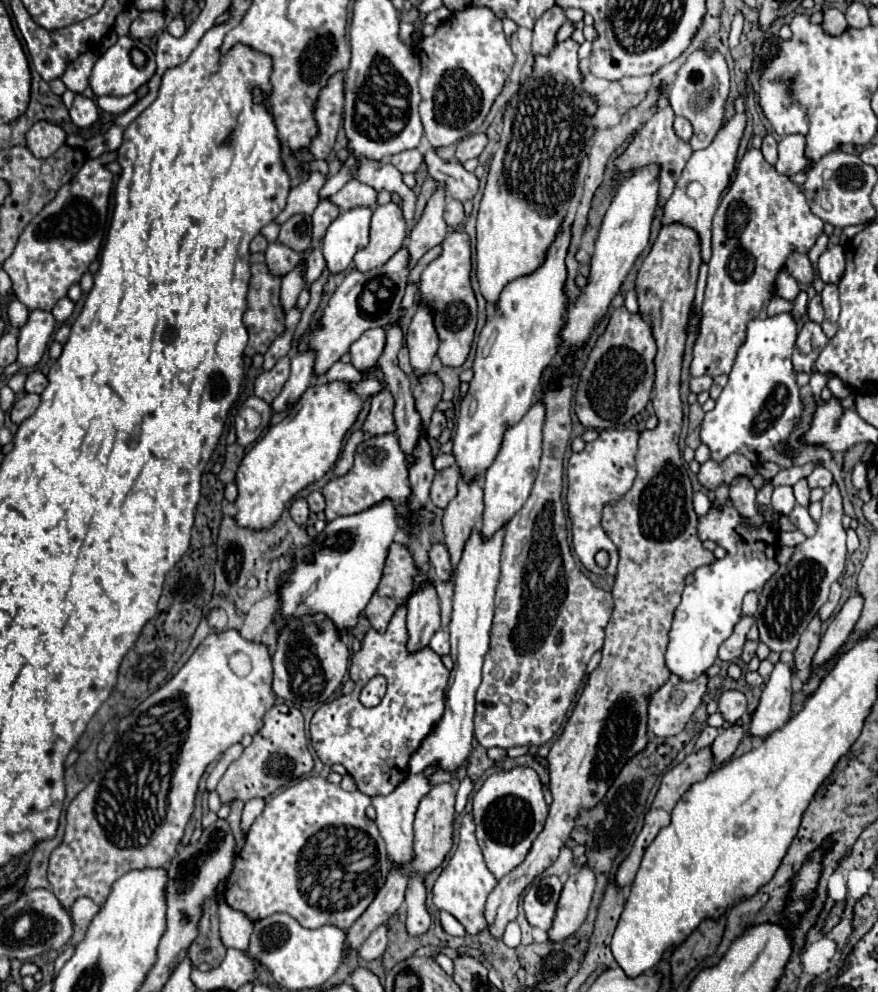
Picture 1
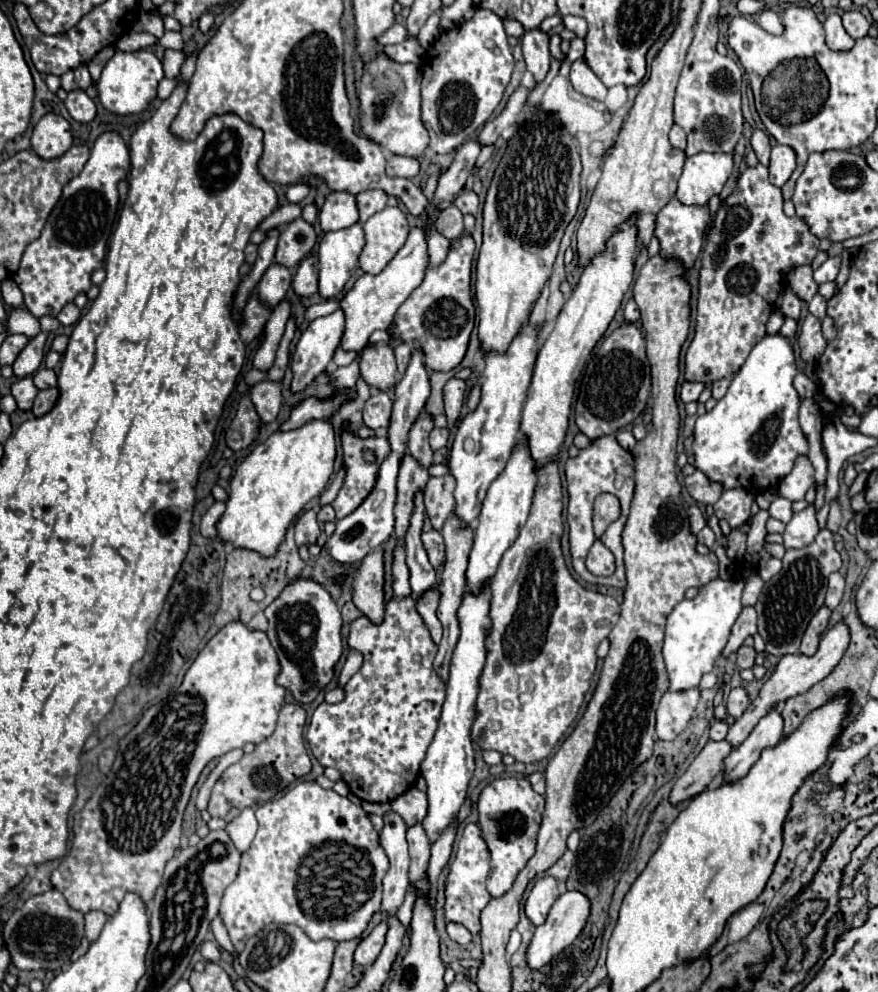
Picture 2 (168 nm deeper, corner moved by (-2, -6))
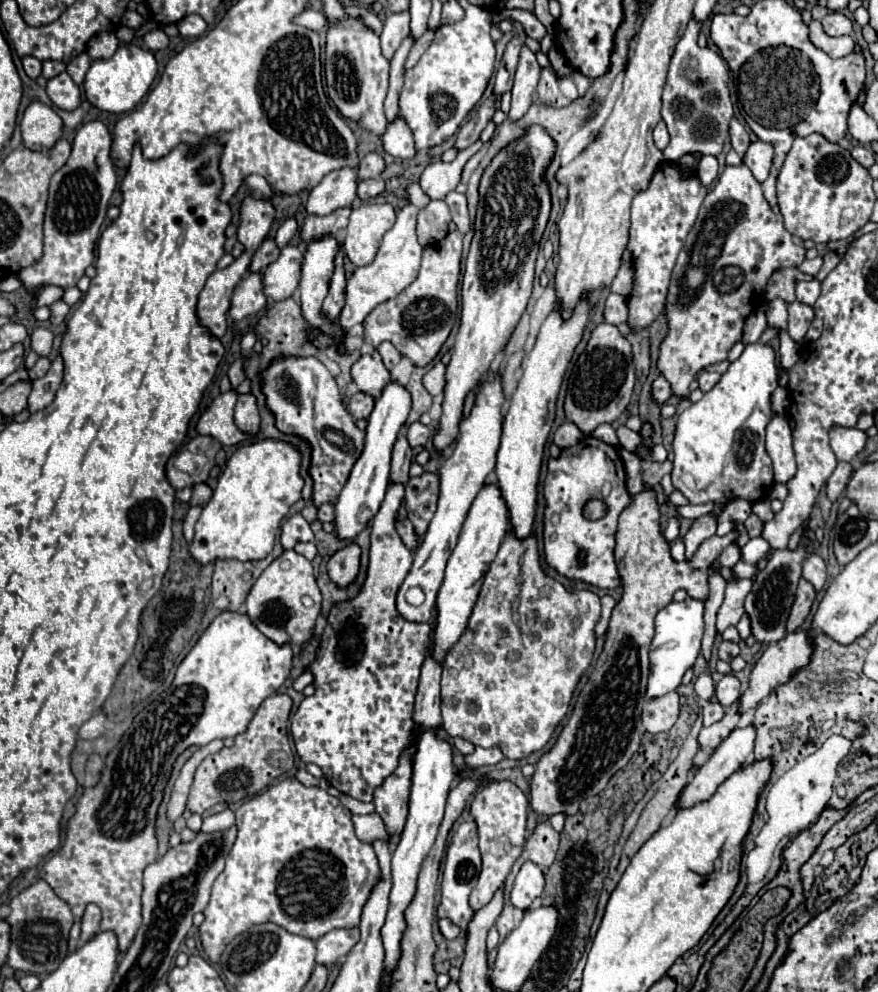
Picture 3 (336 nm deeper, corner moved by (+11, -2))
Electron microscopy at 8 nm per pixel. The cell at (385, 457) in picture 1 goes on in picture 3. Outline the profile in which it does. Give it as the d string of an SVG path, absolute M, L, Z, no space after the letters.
M278 358L262 378L266 406L276 416L278 430L284 434L298 434L312 444L310 474L314 478L314 504L334 504L354 462L364 450L364 432L356 428L352 416L344 410L334 376L318 358Z

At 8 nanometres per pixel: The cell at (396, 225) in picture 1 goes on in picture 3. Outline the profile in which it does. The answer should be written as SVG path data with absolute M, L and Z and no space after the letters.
M360 204L352 210L346 228L344 250L354 266L374 260L382 236L394 226L396 212L390 204Z

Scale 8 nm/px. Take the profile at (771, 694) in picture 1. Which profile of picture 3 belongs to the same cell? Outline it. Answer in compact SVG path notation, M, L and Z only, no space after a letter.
M754 726L732 730L730 736L708 758L708 762L702 768L698 768L694 780L684 788L678 806L690 808L698 802L708 800L728 776L732 776L740 766L752 760L754 740L756 740Z

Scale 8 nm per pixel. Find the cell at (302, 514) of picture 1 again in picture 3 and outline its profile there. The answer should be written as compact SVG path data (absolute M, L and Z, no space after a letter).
M294 514L282 524L280 542L284 550L294 548L298 542L312 542L312 540L314 540L314 534L310 530L310 524L302 518L302 514Z

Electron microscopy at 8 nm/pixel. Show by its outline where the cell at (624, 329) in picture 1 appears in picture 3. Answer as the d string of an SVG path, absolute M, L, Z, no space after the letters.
M602 322L592 330L586 350L580 354L568 380L564 412L584 436L590 436L600 424L614 422L628 406L634 388L634 364L630 342L614 324Z

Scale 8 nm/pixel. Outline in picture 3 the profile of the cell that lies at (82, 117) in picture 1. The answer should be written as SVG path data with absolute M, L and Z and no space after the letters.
M62 72L56 78L48 80L46 92L48 92L50 100L62 110L76 110L82 102L78 86L72 82L72 78L66 72Z

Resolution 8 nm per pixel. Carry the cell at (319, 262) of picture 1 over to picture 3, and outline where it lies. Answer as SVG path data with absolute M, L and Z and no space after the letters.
M288 244L282 248L280 258L262 272L266 296L270 296L274 302L280 302L292 296L292 292L298 288L298 282L300 282L302 258L304 254L300 252L298 246Z

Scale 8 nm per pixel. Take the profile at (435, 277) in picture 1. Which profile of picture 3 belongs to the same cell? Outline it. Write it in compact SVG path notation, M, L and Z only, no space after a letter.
M450 232L442 242L424 248L418 278L396 298L378 304L364 320L364 338L378 346L388 340L398 346L400 354L416 366L430 364L446 342L458 312L458 278L460 278L462 234Z

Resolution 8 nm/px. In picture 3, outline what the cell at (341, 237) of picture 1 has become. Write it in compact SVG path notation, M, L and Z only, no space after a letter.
M326 234L308 244L302 264L302 314L312 328L322 328L326 336L336 334L338 340L344 338L344 332L338 324L328 322L322 312L322 302L328 294L328 284L334 274L334 258L338 252L338 240L332 234Z

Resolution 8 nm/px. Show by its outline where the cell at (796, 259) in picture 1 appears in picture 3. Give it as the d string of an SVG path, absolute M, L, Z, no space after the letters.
M782 268L776 270L766 286L766 300L782 298L792 304L796 300L796 284L802 280L812 280L810 274L802 274L798 268Z

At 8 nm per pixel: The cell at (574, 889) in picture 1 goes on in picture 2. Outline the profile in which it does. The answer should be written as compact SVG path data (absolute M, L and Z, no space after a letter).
M565 892L557 898L557 902L551 906L549 916L545 920L543 926L537 926L529 946L527 946L527 966L531 970L539 970L541 966L545 966L553 956L557 956L563 948L567 948L569 944L573 944L573 940L581 934L585 922L589 916L589 900L581 894L581 892Z

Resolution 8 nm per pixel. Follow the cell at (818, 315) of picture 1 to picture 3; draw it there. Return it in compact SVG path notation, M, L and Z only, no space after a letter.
M818 280L798 282L796 284L796 296L798 296L798 302L812 306L816 302L816 298L820 296L820 282Z

